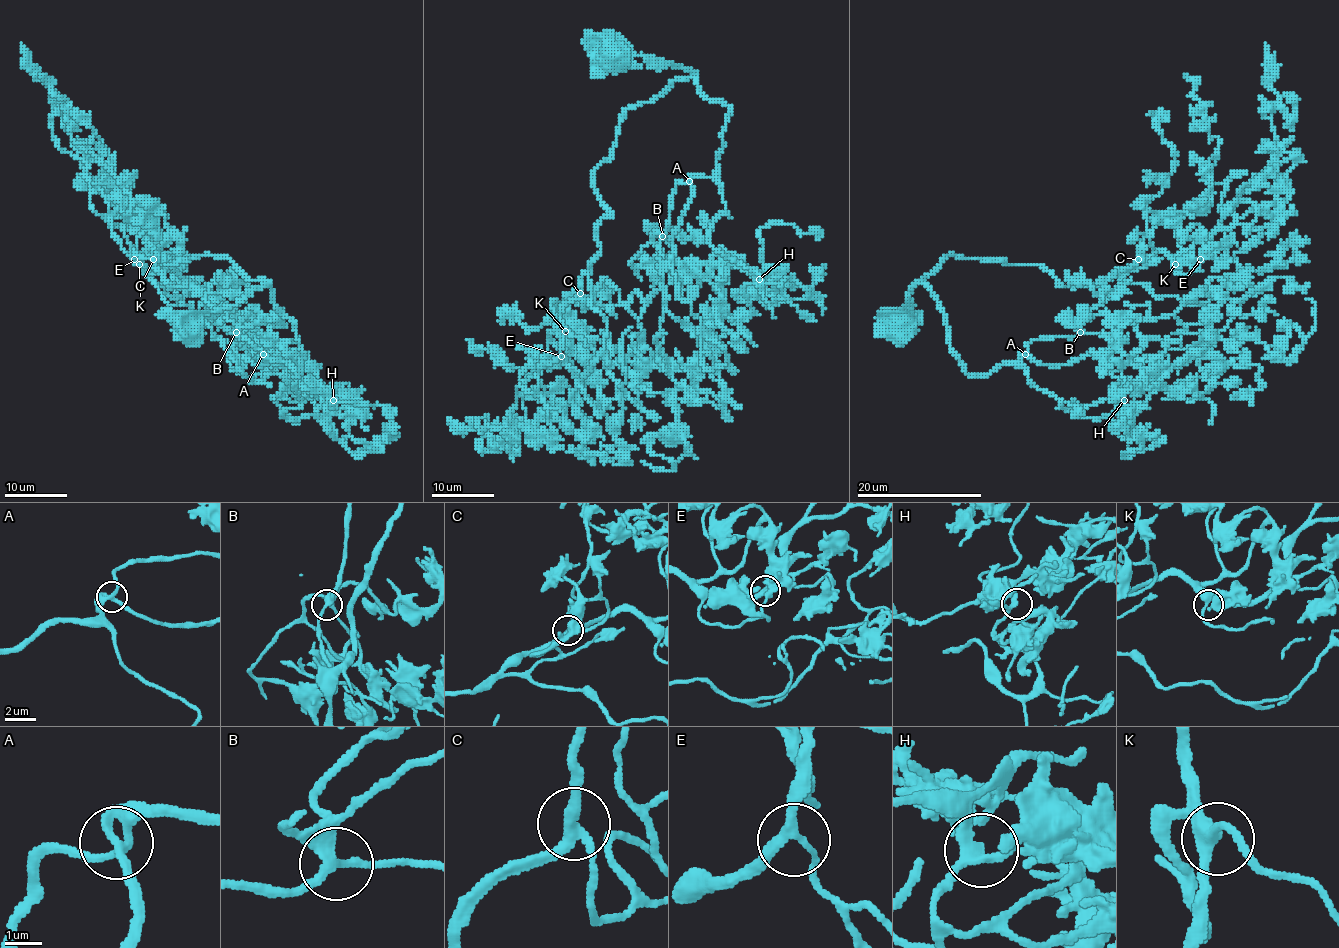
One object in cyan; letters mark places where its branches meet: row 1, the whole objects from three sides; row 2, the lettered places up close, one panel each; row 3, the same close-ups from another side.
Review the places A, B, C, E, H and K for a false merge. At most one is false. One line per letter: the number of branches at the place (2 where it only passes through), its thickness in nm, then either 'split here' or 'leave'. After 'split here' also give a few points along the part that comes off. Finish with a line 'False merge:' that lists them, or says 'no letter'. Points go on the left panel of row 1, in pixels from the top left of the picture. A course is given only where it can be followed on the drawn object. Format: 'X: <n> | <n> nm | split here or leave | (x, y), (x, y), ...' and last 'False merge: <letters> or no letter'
A: 3 | 280 nm | leave
B: 3 | 280 nm | leave
C: 3 | 280 nm | leave
E: 3 | 240 nm | leave
H: 3 | 240 nm | leave
K: 3 | 320 nm | leave
False merge: no letter

